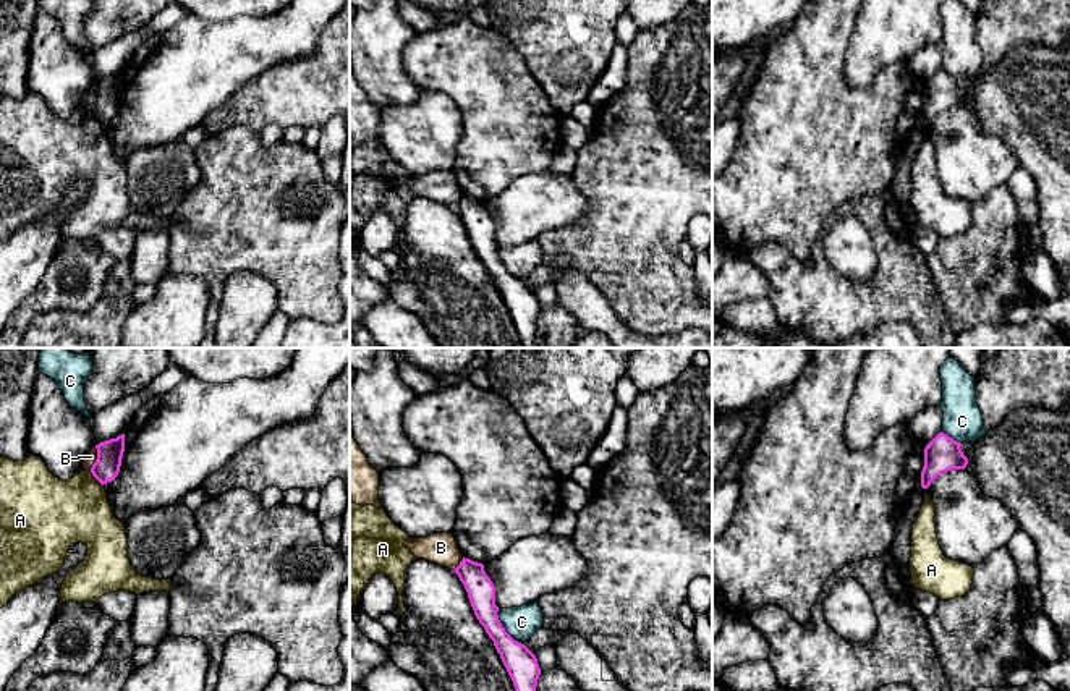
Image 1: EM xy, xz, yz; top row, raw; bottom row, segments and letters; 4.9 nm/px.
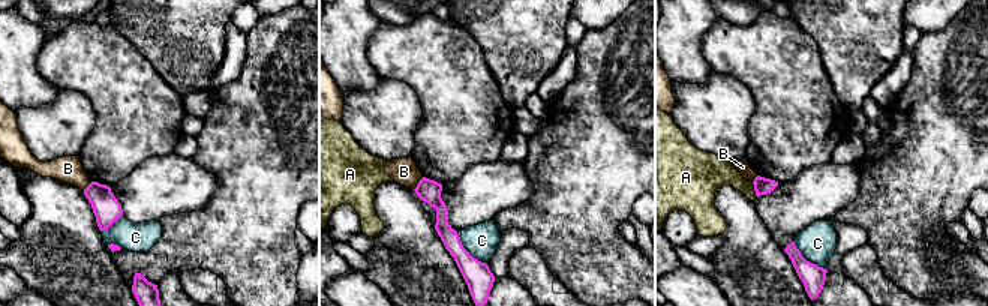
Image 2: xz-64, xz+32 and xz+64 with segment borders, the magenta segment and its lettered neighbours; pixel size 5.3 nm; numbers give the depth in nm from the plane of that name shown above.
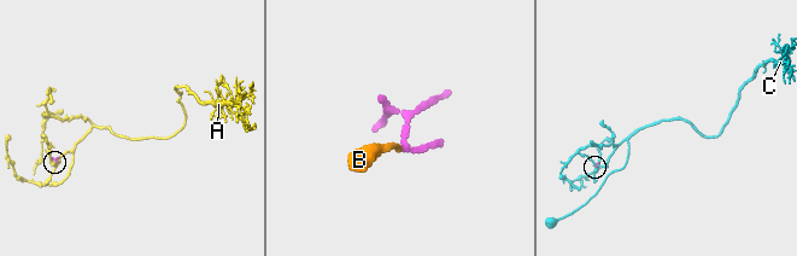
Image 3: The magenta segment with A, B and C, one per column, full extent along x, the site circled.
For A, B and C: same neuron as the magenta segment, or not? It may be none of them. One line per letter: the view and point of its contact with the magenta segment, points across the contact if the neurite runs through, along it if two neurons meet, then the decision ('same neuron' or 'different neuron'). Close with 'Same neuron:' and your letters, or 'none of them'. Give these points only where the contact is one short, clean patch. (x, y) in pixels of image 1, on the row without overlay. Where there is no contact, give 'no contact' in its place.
A: contact xy (96, 115); border xy (89, 109), (102, 123); different neuron
B: contact xy (97, 96); border xy (96, 84), (96, 99), (89, 107); different neuron
C: contact xz (504, 266); different neuron
Same neuron: none of them

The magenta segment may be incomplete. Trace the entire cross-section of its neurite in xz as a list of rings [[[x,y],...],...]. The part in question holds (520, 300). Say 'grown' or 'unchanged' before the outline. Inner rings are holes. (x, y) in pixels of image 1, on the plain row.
unchanged; [[[465,196],[453,207],[463,220],[476,256],[494,278],[497,290],[513,319],[515,329],[524,348],[536,348],[536,324],[541,306],[536,293],[515,278],[499,257],[495,243],[495,223],[484,209],[484,202]]]

